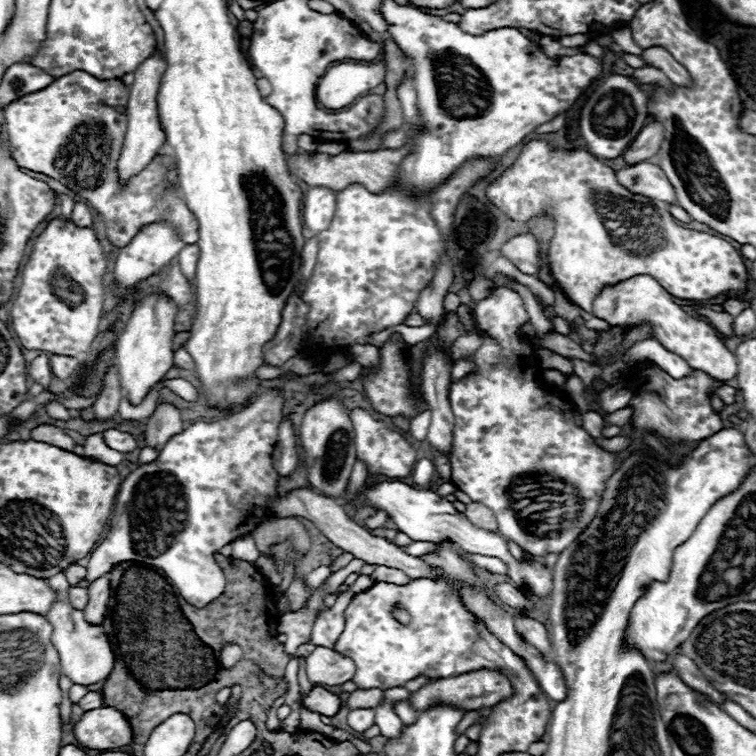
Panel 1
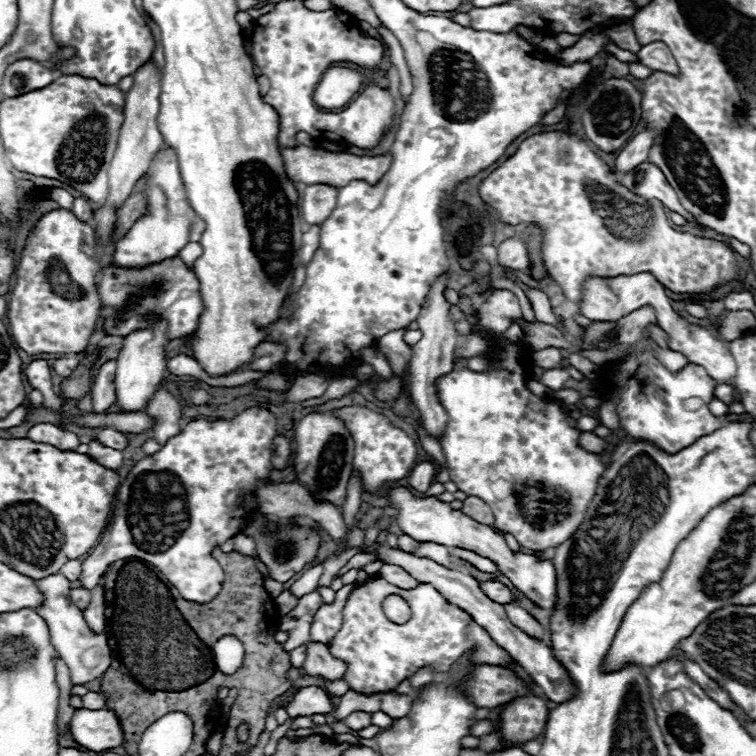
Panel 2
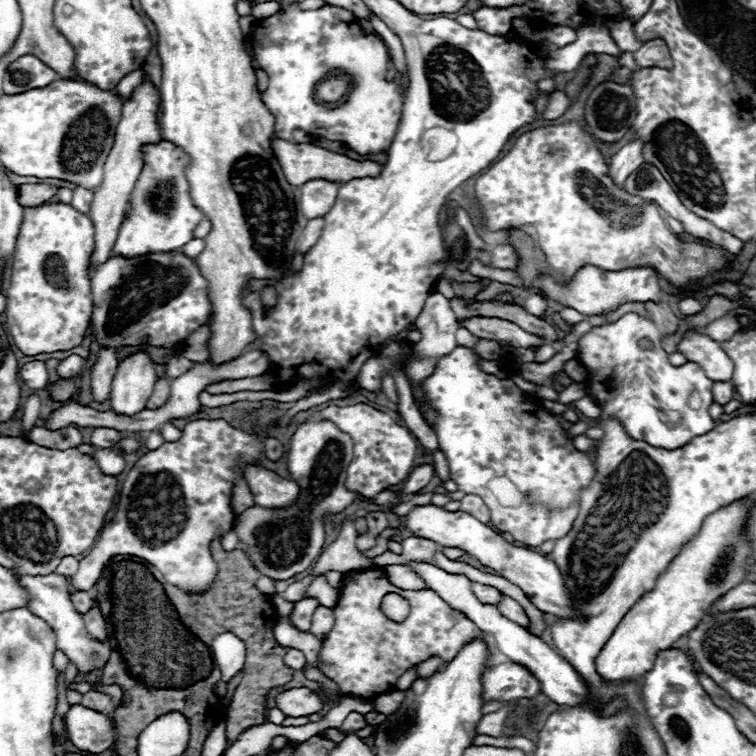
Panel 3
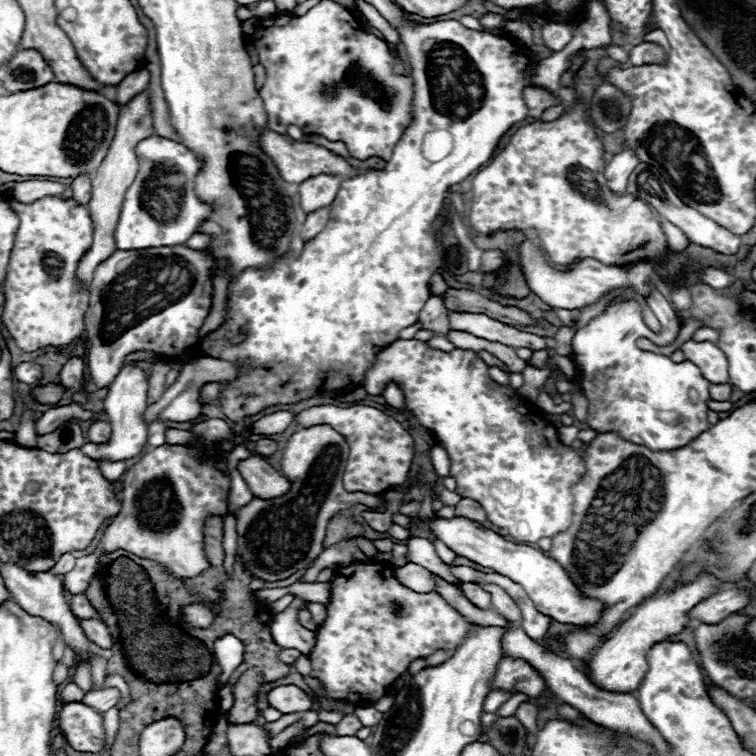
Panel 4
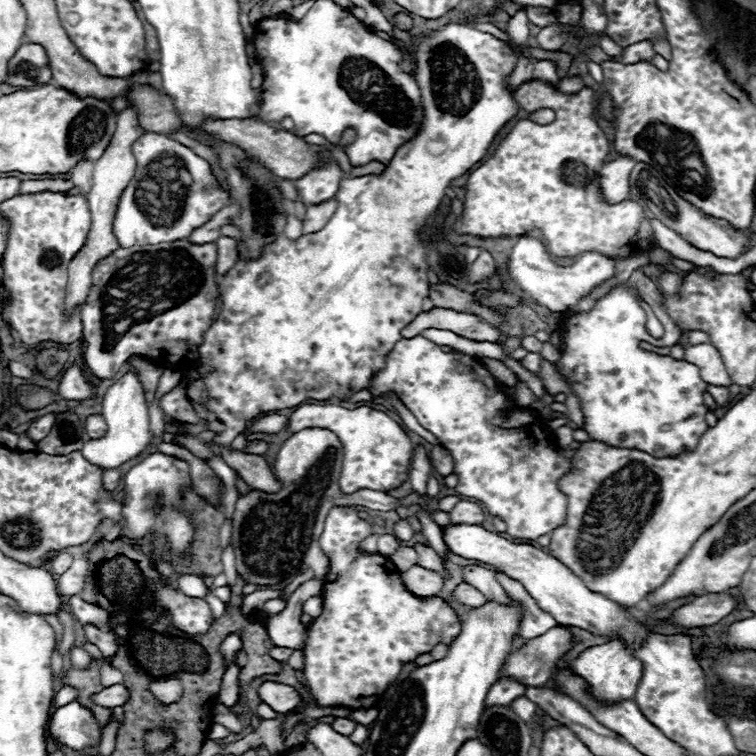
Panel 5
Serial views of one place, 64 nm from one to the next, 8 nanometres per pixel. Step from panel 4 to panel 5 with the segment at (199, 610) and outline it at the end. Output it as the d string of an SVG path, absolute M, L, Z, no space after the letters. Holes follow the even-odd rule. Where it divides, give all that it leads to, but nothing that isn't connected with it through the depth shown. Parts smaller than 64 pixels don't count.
M158 586L156 608L164 608L170 614L172 624L186 634L204 634L214 622L214 616L202 598L190 598L182 592L174 592L170 586Z

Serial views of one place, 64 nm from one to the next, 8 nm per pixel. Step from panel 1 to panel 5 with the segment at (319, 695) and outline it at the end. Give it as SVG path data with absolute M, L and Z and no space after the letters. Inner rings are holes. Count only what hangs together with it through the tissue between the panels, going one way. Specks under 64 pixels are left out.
M264 682L258 690L260 698L278 714L288 714L296 706L302 706L302 696L296 692L296 688L276 682Z

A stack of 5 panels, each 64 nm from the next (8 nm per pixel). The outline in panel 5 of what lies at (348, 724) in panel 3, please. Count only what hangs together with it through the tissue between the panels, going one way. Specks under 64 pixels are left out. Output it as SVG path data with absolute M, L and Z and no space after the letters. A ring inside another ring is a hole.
M336 718L332 722L332 728L338 732L338 734L344 734L344 736L350 736L356 728L356 722L350 720L350 718Z

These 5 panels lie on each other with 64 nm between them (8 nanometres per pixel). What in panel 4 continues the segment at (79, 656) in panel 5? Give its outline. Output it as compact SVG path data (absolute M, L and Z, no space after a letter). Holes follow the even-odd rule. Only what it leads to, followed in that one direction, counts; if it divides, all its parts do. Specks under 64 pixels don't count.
M77 657L77 660L73 681L78 684L84 692L88 692L92 690L90 662L80 657Z

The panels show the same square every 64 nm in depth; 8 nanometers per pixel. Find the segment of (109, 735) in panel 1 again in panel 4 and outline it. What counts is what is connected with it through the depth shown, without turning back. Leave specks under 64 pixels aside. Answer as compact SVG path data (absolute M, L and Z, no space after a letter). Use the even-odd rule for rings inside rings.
M82 702L64 704L58 712L58 724L68 744L78 752L100 752L106 746L104 718Z

